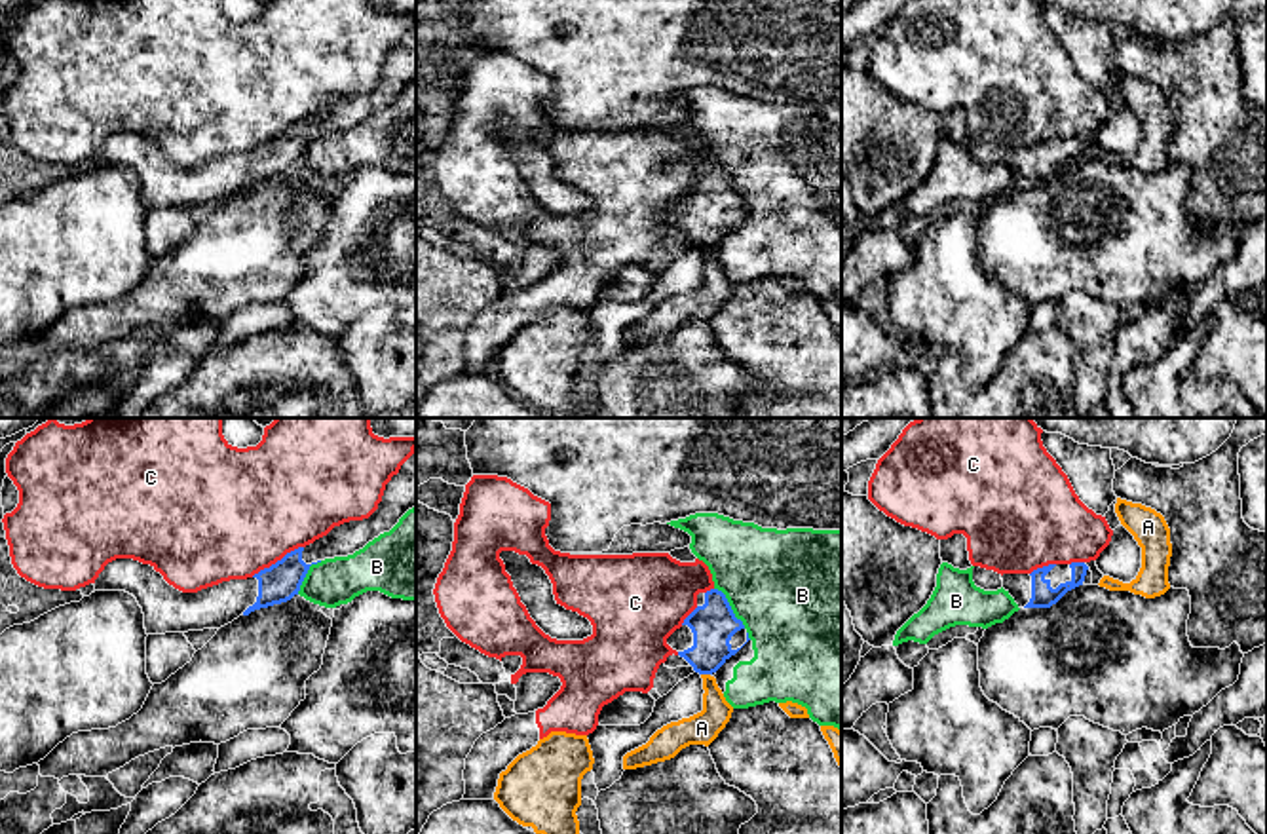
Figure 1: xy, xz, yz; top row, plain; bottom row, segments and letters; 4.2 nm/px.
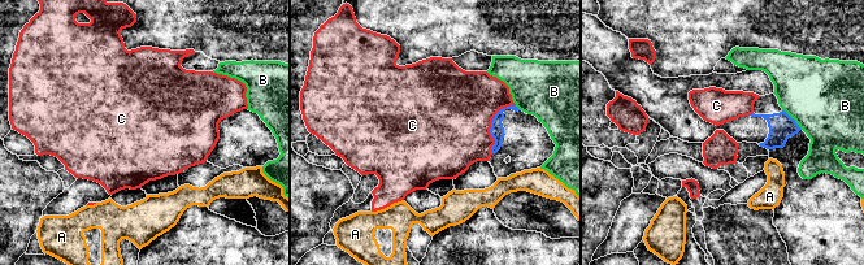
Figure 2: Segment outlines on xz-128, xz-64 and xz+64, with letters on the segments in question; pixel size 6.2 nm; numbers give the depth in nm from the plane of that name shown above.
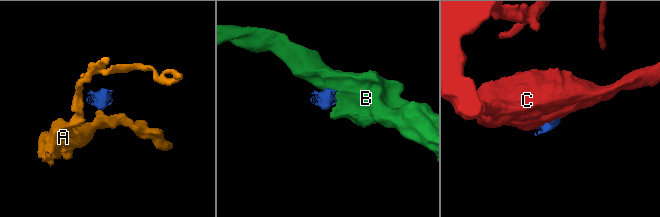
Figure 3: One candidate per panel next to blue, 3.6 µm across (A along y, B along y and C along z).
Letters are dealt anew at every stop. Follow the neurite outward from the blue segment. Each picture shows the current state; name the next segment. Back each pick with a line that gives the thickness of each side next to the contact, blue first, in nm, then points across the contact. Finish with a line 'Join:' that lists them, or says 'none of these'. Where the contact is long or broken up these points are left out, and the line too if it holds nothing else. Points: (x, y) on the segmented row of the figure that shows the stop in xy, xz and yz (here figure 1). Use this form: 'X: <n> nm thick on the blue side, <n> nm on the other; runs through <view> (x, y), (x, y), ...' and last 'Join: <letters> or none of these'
Join: none of these

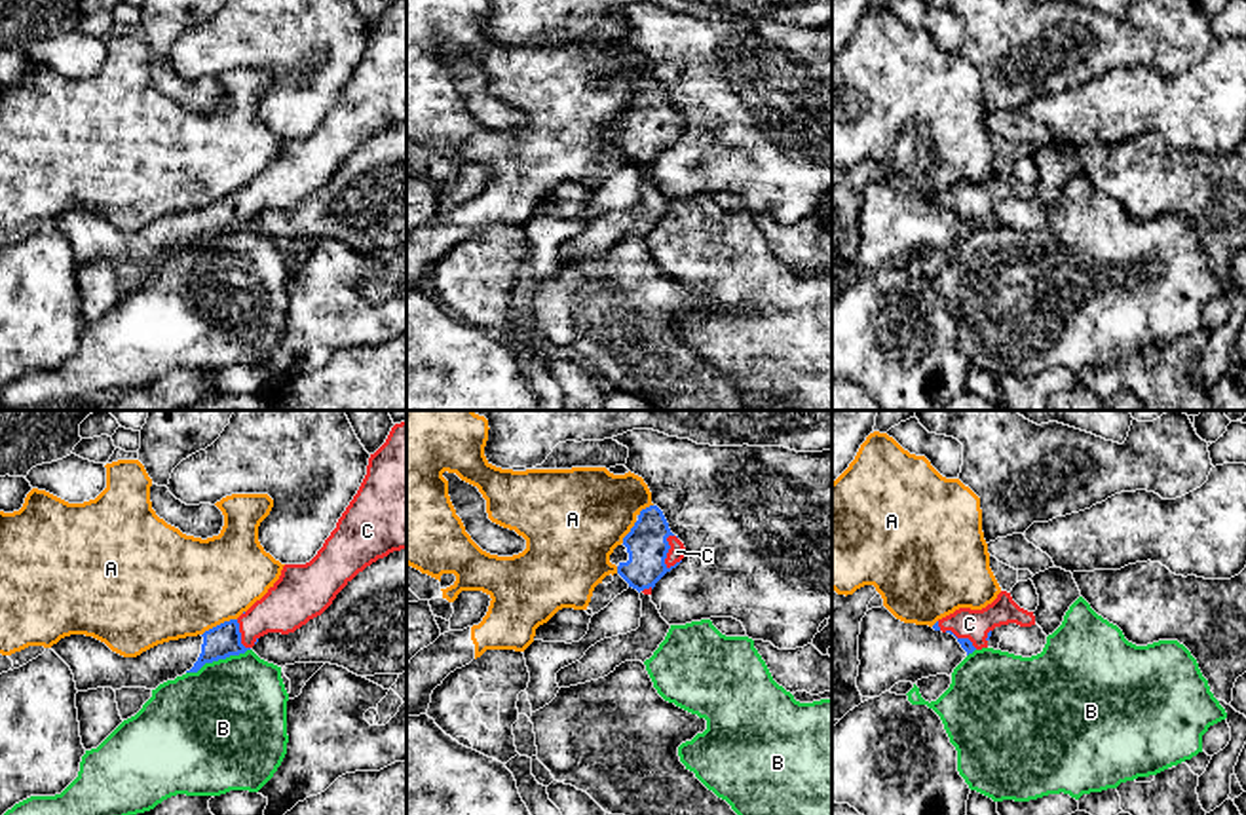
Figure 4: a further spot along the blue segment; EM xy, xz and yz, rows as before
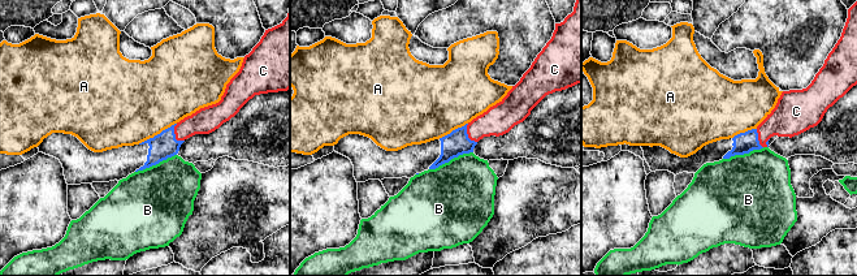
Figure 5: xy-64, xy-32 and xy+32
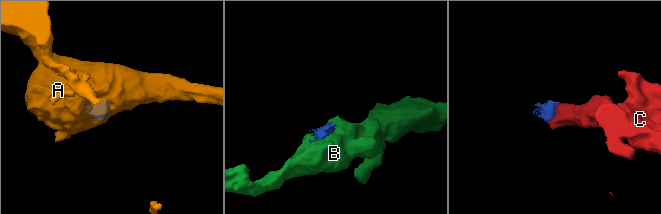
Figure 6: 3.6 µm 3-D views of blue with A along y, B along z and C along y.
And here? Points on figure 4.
C: 180 nm thick on the blue side, 70 nm on the other; runs through xz (646, 544), (656, 551), (667, 551), (677, 551)
Join: C

